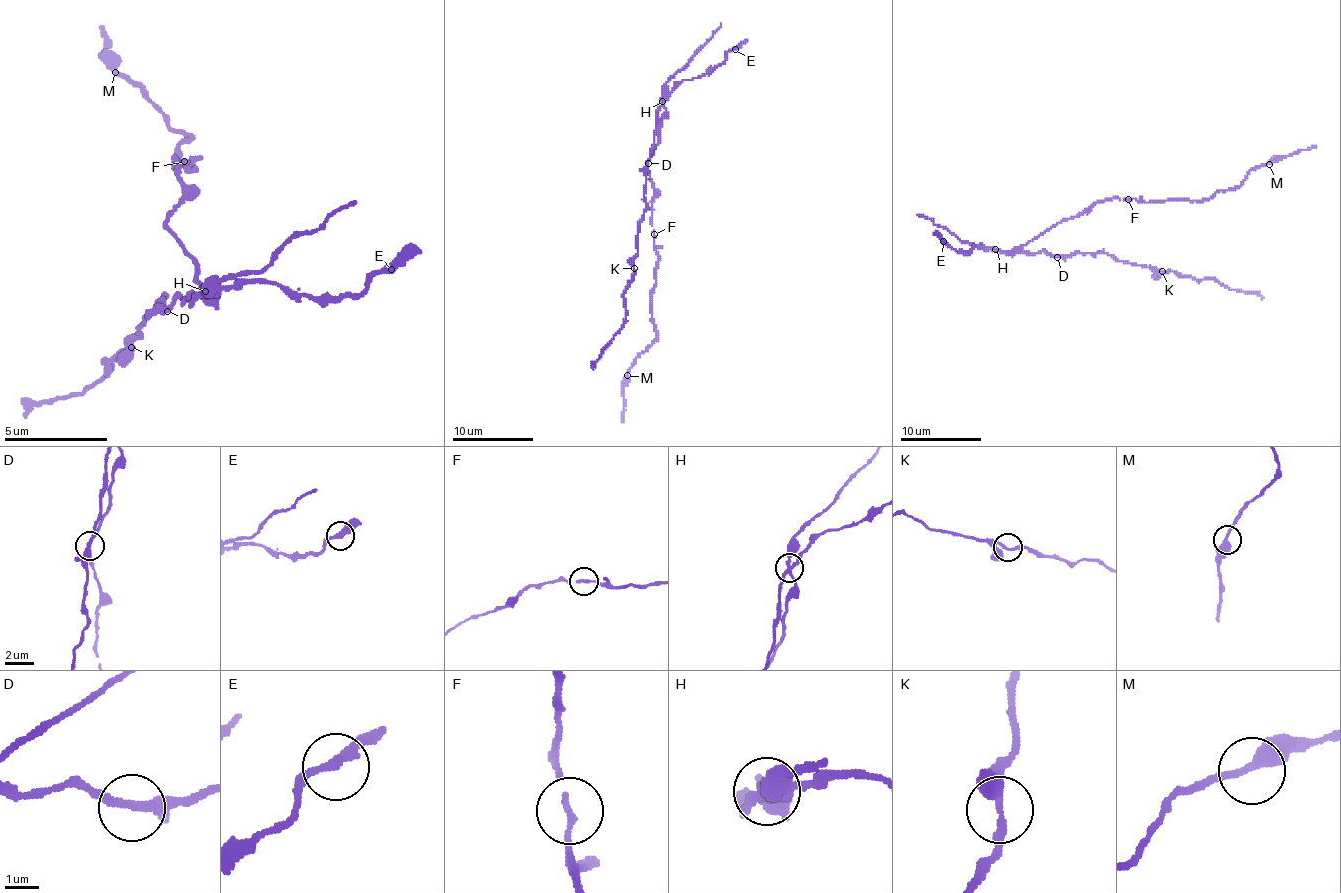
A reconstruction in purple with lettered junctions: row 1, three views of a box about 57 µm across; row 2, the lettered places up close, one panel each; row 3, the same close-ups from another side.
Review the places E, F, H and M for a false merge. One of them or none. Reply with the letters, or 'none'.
H

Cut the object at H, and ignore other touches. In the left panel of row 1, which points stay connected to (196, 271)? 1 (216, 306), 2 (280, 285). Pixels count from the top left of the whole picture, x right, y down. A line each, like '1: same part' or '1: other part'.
1: same part
2: same part

